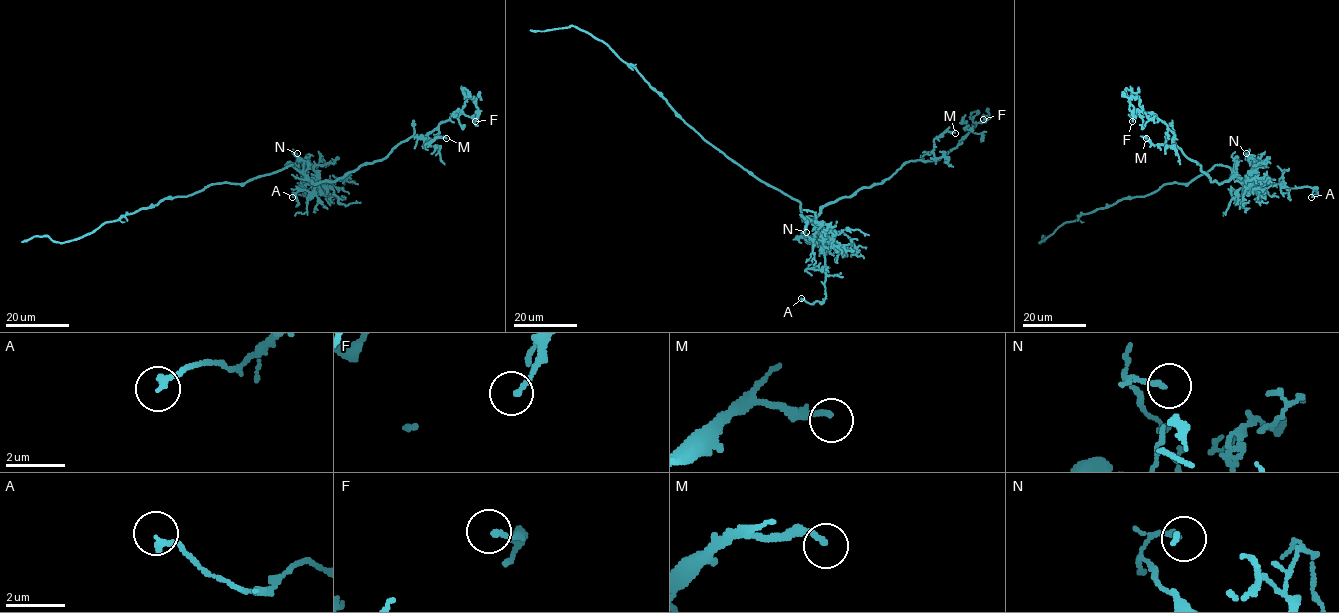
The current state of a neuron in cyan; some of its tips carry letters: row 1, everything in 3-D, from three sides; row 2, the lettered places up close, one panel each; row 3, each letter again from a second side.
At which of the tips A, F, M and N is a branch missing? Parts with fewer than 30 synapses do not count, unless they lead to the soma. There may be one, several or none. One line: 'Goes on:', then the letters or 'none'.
Goes on: none

